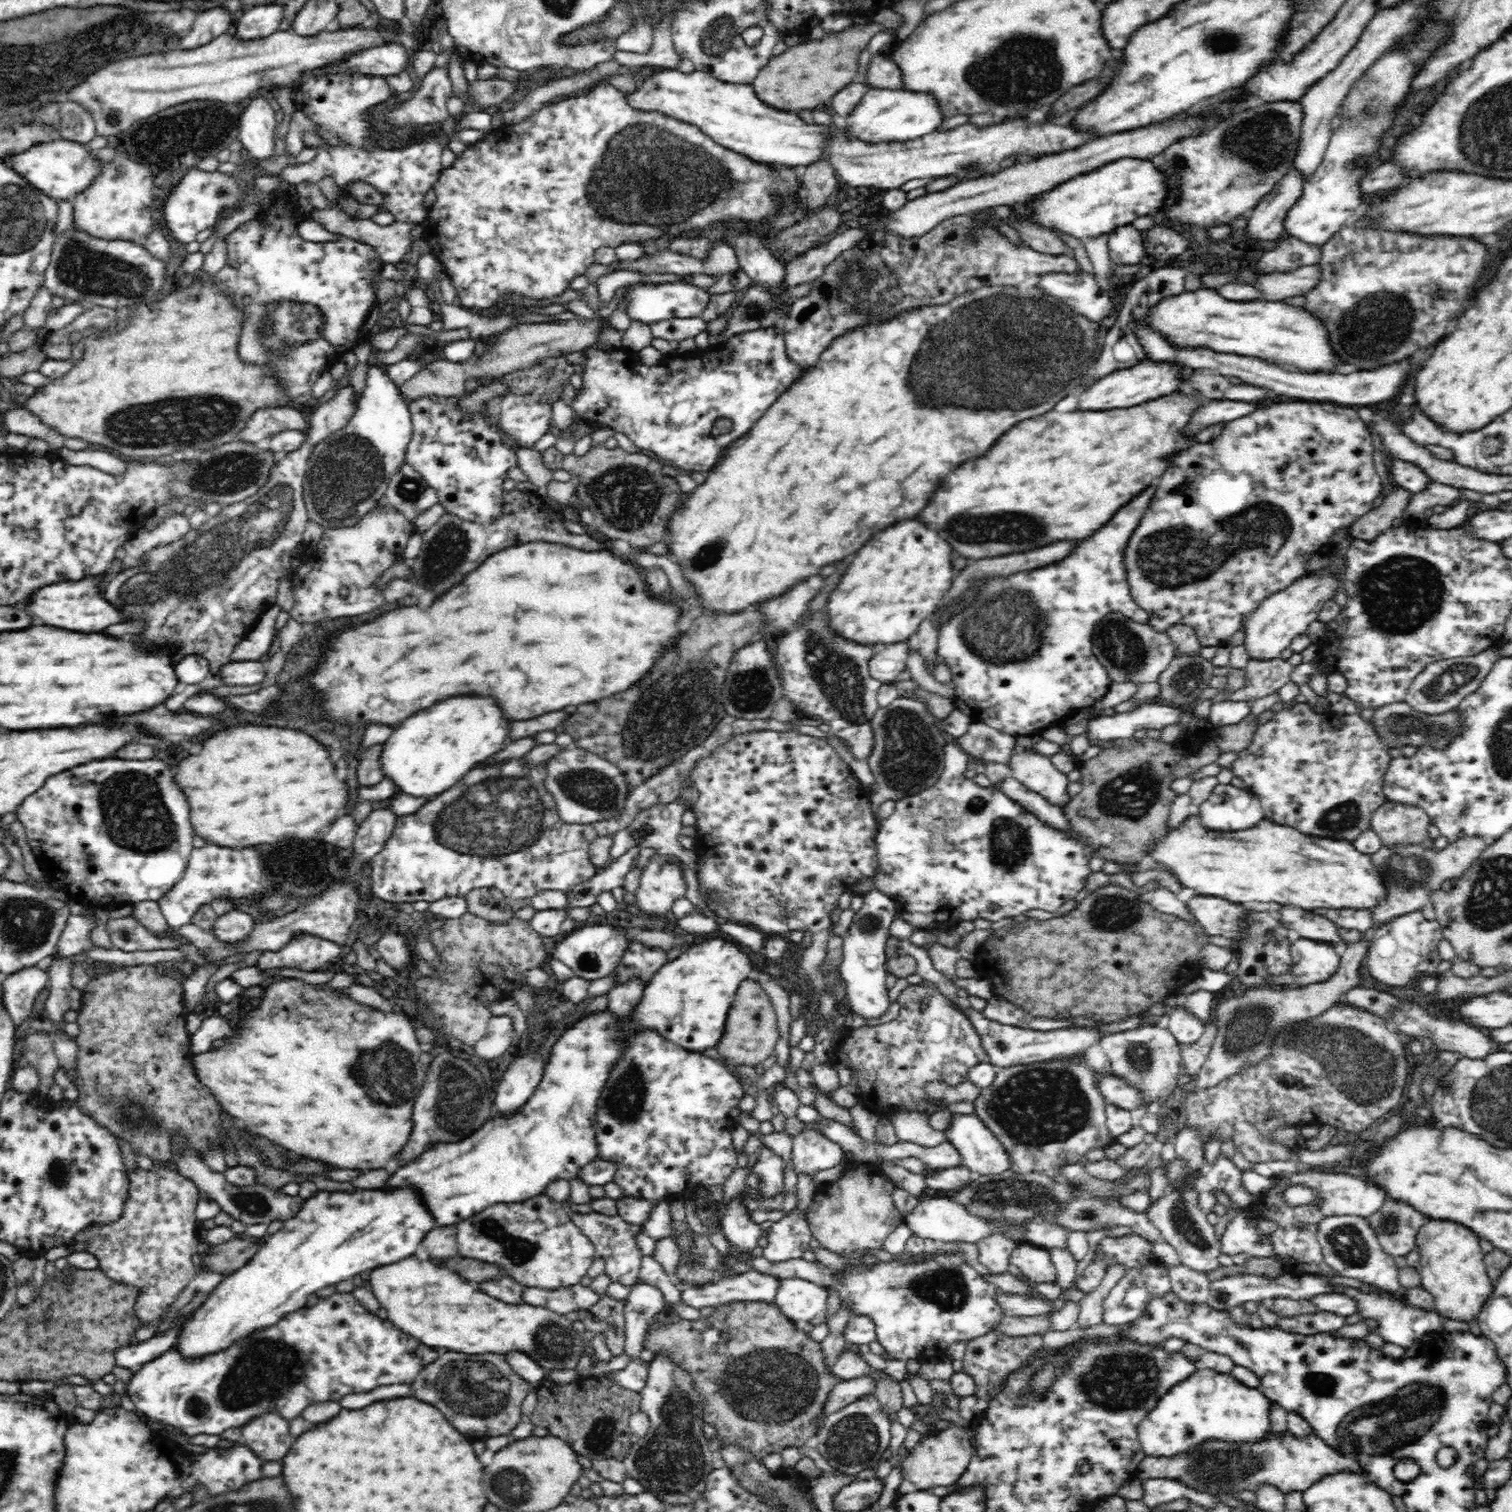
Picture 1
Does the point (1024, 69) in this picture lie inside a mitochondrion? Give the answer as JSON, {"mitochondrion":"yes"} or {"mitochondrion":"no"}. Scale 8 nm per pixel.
{"mitochondrion":"yes"}

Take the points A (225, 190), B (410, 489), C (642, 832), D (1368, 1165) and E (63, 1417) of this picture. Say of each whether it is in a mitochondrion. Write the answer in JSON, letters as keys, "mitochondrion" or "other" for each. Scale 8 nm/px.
{"A":"mitochondrion","B":"mitochondrion","C":"mitochondrion","D":"other","E":"other"}

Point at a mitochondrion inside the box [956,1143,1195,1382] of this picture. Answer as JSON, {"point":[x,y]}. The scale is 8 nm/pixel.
{"point":[998,1193]}

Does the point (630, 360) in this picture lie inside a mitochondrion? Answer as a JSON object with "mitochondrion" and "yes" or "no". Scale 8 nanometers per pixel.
{"mitochondrion":"no"}

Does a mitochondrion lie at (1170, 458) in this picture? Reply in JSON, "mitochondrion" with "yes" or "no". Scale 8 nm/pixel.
{"mitochondrion":"no"}

